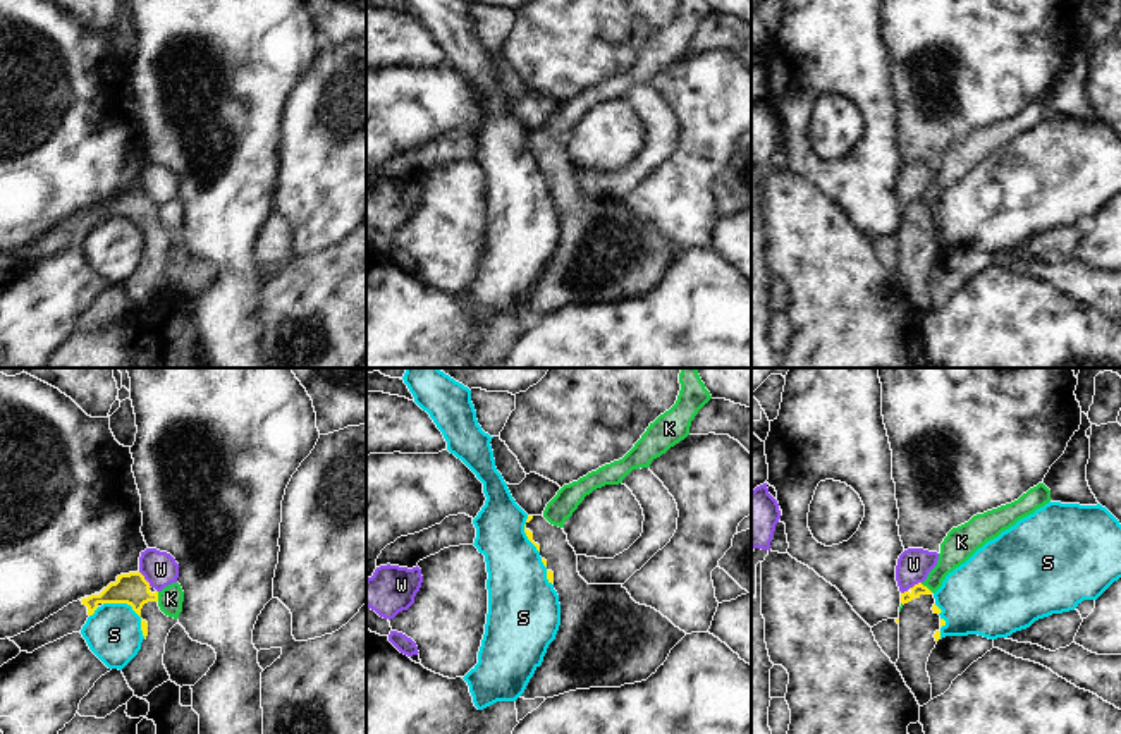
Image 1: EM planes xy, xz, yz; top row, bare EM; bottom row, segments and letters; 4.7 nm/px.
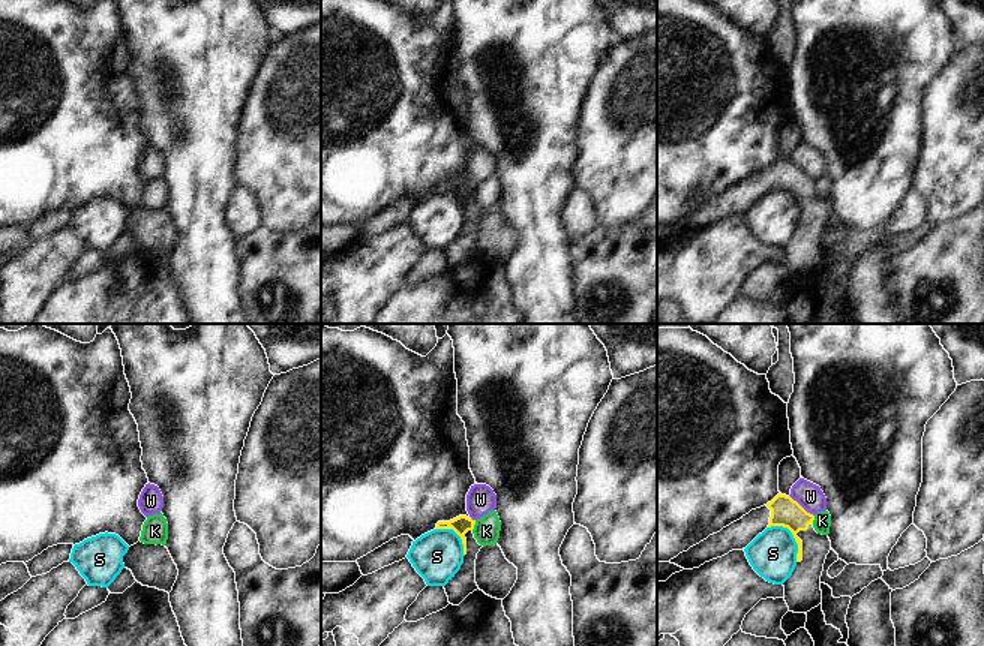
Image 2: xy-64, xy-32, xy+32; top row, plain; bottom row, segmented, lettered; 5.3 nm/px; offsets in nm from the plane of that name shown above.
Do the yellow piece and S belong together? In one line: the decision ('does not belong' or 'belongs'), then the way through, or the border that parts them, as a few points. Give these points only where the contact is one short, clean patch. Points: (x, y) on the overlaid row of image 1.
does not belong

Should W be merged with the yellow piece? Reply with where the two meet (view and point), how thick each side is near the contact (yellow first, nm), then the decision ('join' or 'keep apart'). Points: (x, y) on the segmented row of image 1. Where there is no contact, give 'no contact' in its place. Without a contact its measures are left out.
yz (910, 588) | 60/160 nm | keep apart

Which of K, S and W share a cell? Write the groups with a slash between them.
K / S / W

